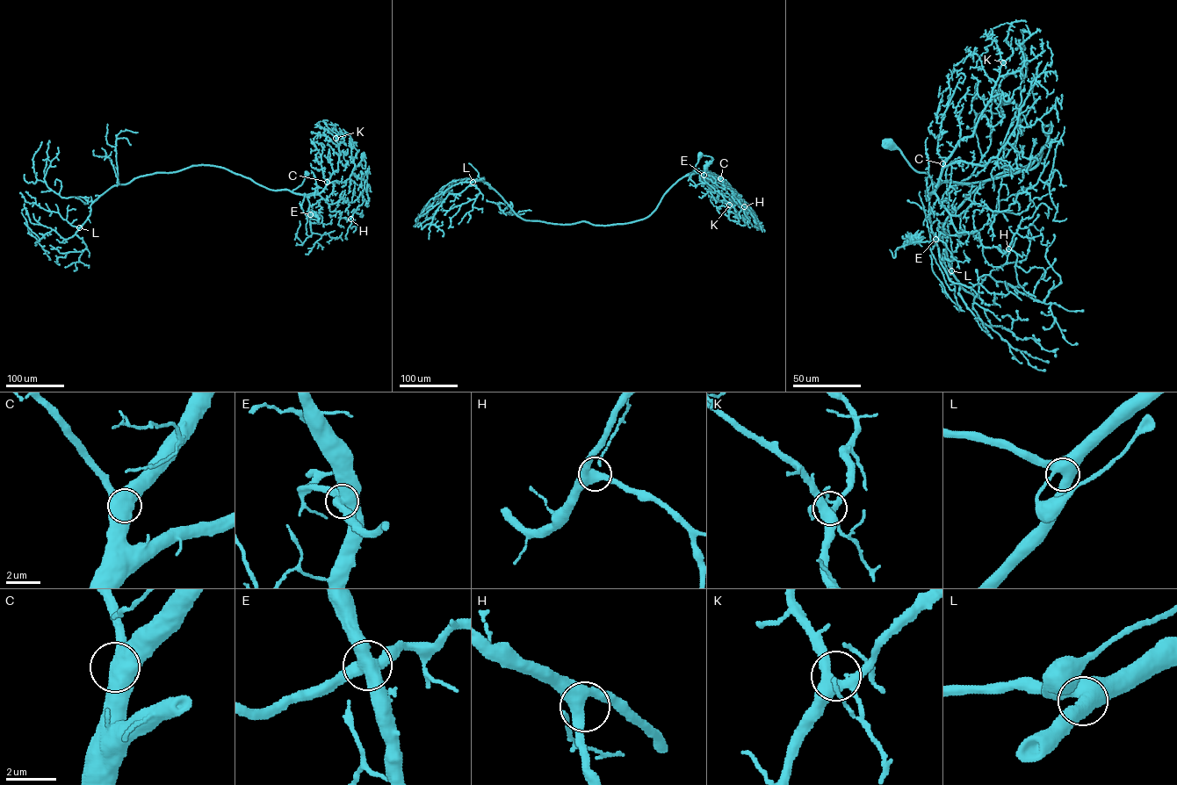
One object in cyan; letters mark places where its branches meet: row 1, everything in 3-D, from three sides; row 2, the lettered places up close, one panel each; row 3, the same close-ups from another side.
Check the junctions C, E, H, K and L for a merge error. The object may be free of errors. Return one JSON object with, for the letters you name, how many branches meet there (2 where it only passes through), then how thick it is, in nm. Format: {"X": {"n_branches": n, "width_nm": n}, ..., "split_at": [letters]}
{"E": {"n_branches": 4, "width_nm": 600}, "split_at": ["E"]}

